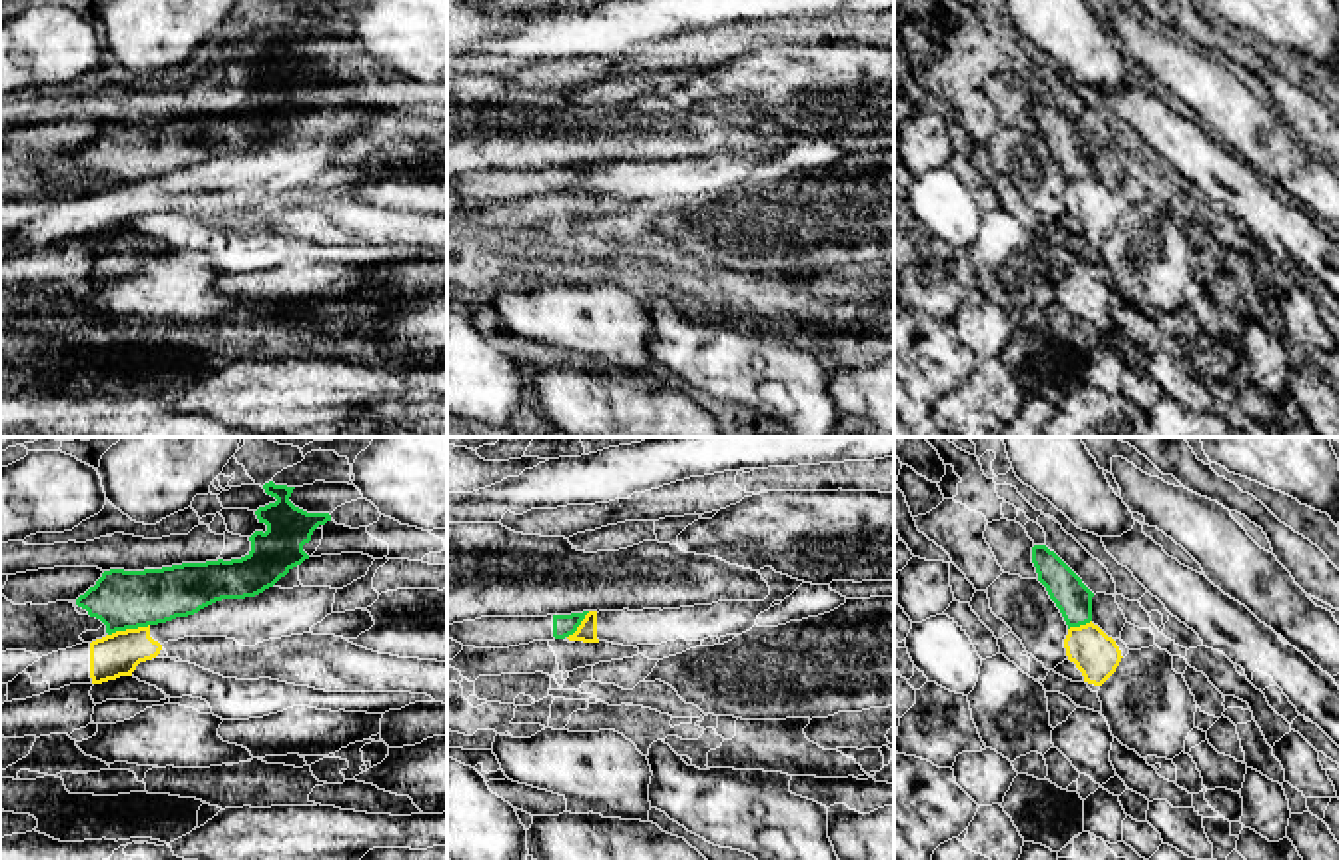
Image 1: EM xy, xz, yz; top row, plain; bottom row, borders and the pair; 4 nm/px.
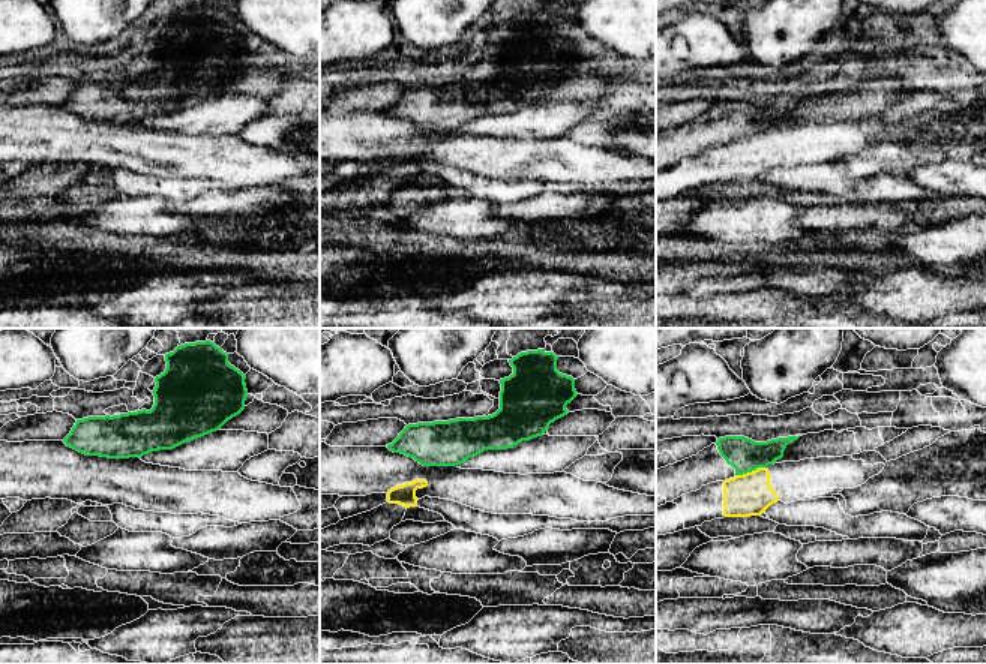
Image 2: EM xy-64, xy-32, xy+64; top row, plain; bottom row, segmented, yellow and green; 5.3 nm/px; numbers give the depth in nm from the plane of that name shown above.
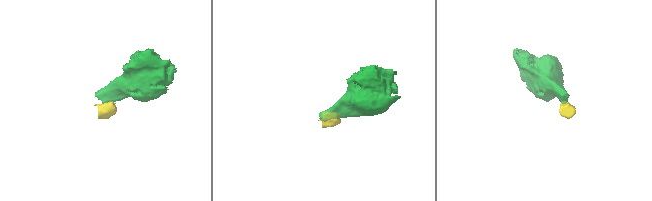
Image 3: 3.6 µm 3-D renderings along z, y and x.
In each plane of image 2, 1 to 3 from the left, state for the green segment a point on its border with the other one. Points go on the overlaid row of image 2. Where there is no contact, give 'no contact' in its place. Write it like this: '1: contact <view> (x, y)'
1: no contact
2: no contact
3: contact xy+64 (752, 471)

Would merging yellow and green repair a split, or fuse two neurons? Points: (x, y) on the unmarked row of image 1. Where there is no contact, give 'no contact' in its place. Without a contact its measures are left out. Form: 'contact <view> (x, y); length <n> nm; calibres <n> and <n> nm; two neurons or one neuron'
contact xy (128, 182); length 180 nm; calibres 180 and 240 nm; two neurons

